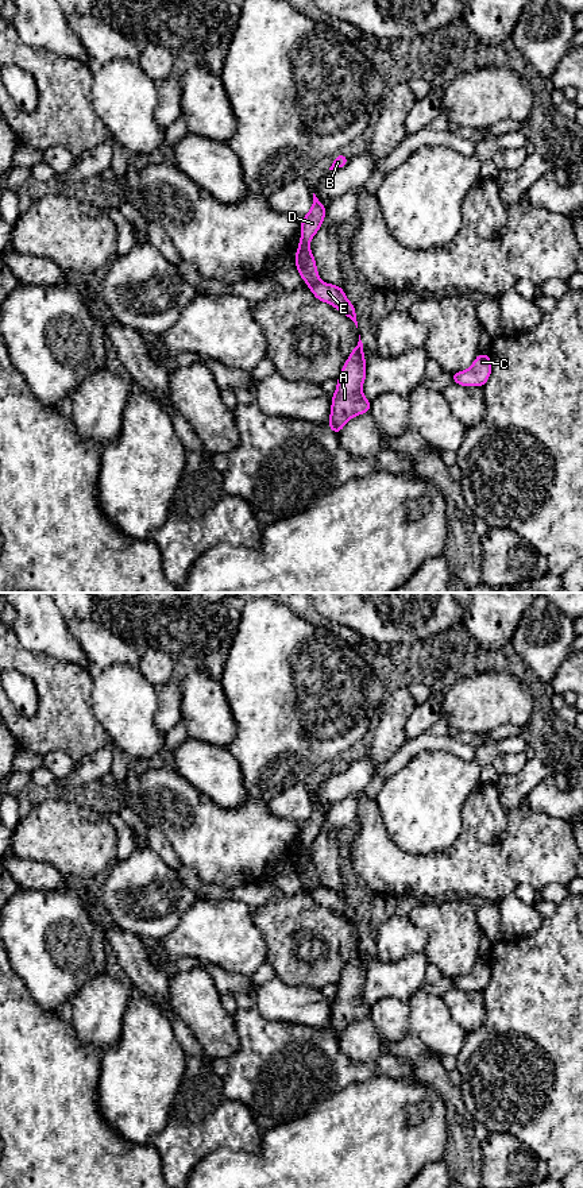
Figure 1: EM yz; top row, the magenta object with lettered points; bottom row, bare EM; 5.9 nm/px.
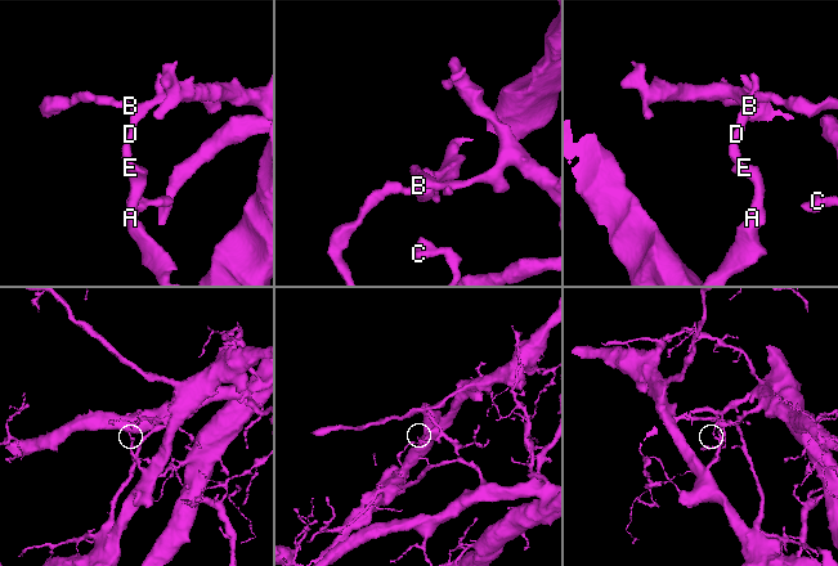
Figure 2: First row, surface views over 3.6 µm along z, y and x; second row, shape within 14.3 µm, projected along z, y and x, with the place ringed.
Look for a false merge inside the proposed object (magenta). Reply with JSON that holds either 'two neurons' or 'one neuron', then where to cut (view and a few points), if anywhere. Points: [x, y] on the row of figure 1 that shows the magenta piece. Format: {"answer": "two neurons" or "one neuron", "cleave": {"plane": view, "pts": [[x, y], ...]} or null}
{"answer": "two neurons", "cleave": {"plane": "yz", "pts": [[317, 278], [308, 284]]}}

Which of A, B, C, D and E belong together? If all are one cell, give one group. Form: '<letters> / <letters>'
A E / B C D

